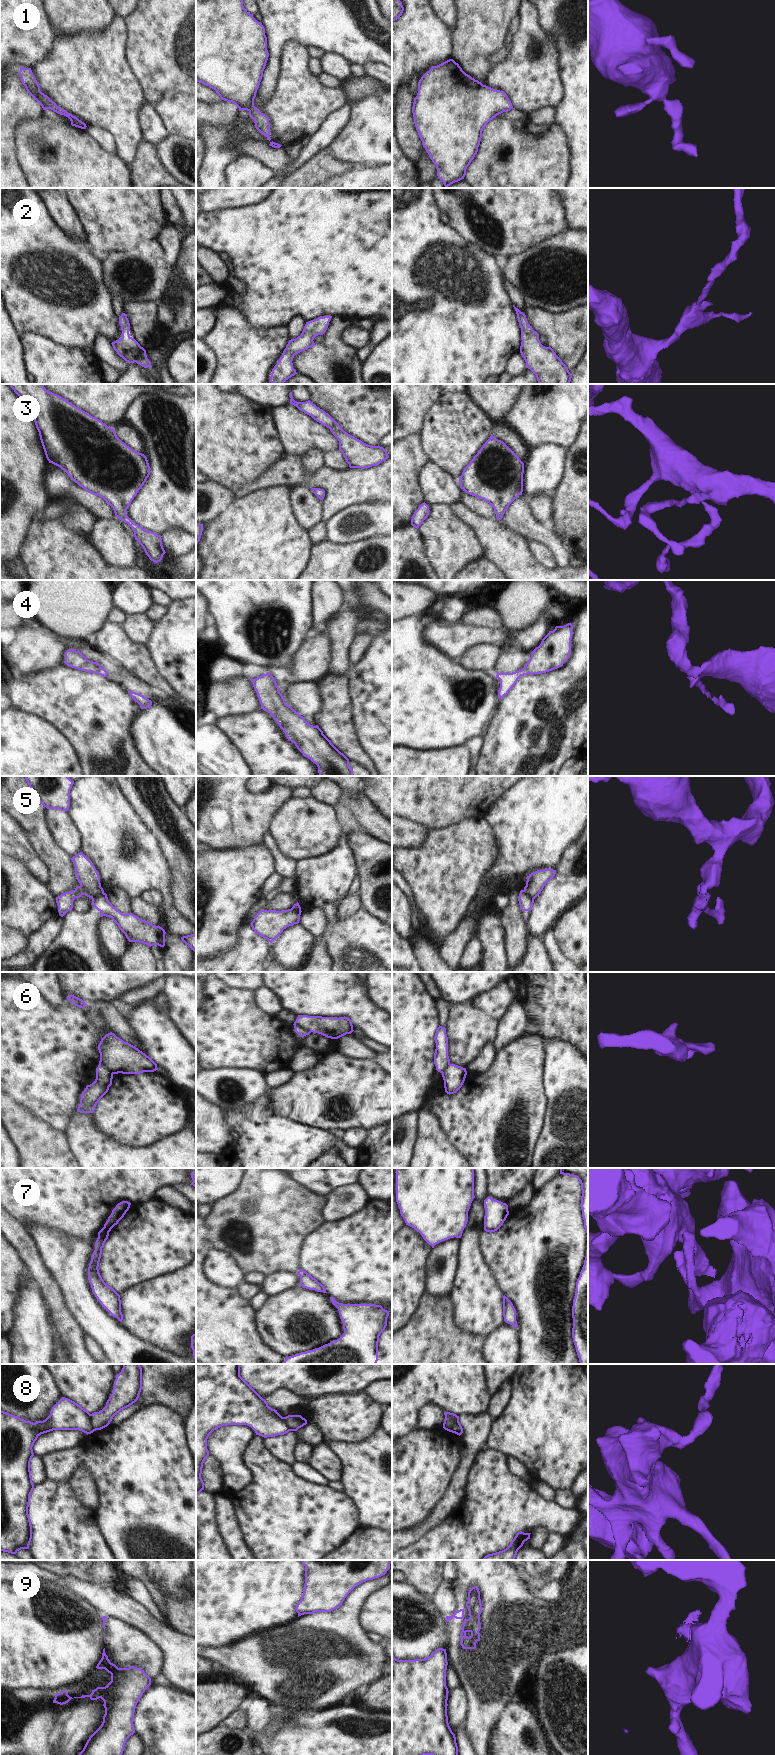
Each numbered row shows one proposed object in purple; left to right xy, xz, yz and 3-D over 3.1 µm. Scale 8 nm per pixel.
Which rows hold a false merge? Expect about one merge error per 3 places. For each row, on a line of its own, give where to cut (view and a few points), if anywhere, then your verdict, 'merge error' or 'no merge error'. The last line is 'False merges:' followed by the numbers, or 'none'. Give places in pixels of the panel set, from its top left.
1: no cut; no merge error
2: no cut; no merge error
3: no cut; no merge error
4: cut in yz along (524, 667), (529, 673); merge error
5: cut in xy along (103, 892), (99, 893), (92, 900); merge error
6: cut in xz along (294, 1025), (300, 1025), (310, 1032); merge error
7: no cut; no merge error
8: cut in xy along (89, 1414), (91, 1426), (94, 1430); merge error
9: cut in xy along (106, 1655), (102, 1657); merge error
False merges: 4, 5, 6, 8, 9

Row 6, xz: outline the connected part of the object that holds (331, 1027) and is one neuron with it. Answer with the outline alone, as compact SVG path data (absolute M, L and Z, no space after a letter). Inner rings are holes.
M298 1015L293 1025L302 1026L310 1032L318 1033L331 1039L338 1039L354 1031L351 1020L345 1016L337 1018Z

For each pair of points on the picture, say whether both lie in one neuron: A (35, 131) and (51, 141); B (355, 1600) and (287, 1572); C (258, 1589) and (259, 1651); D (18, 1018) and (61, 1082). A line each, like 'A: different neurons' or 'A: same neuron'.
A: same neuron
B: different neurons
C: different neurons
D: same neuron

